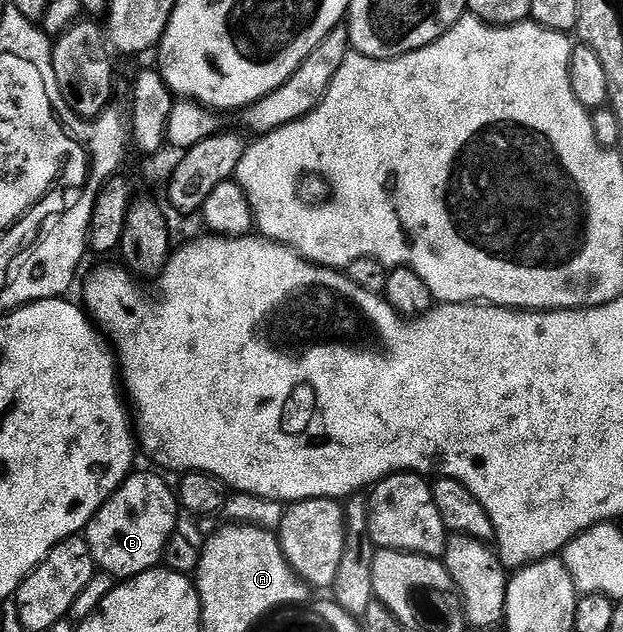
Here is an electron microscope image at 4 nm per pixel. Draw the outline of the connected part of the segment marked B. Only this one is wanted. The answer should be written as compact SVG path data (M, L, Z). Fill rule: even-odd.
M140 471L130 474L116 488L110 500L91 517L84 532L95 564L118 581L155 570L162 562L164 545L179 530L180 504L175 488L150 471Z

